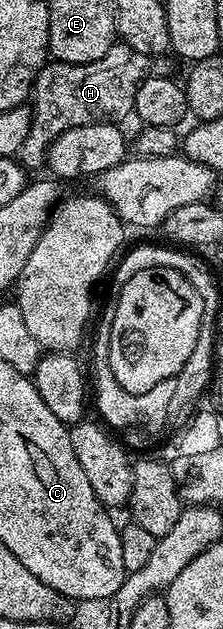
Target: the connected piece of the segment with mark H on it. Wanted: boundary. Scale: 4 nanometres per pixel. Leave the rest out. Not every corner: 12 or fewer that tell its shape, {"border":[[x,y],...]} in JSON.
{"border":[[115,42],[41,67],[19,153],[32,170],[63,130],[133,112],[154,61]]}

